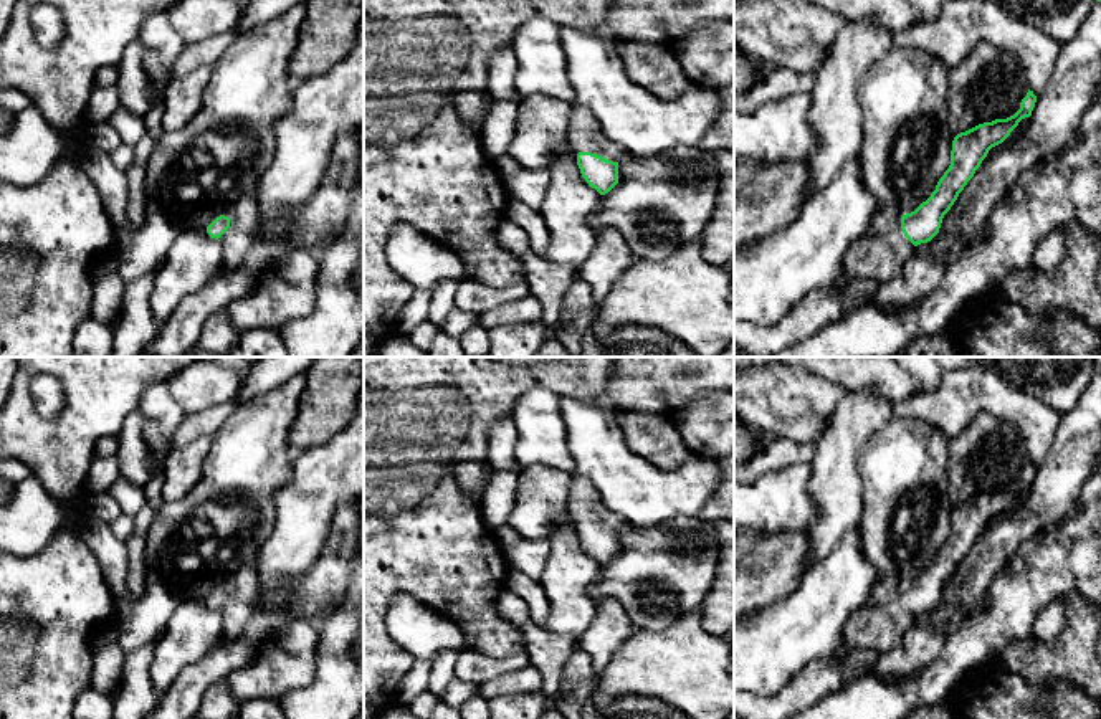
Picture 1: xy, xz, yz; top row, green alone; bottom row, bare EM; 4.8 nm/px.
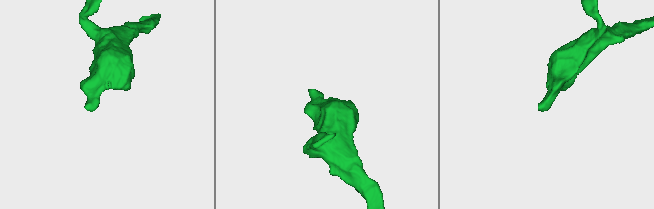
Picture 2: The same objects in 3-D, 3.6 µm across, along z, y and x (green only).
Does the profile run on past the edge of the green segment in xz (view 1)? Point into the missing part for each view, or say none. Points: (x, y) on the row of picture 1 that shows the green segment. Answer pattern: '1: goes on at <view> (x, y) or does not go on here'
1: goes on at xz (586, 134)

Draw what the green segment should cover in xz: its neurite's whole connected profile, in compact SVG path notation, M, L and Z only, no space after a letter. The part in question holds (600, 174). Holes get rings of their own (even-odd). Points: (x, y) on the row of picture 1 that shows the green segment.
M574 104L569 134L582 177L600 195L608 193L618 183L618 162L627 157L627 149L612 142L584 106Z

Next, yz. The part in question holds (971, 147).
M1028 89L1013 116L957 134L952 140L951 165L926 202L906 215L896 205L879 208L868 233L845 251L841 273L830 288L808 293L774 326L734 322L734 349L746 355L774 355L843 319L846 314L841 309L841 289L848 283L873 279L881 286L896 276L913 256L914 248L939 233L944 215L989 150L1002 144L1022 119L1032 116L1035 102L1037 96Z

